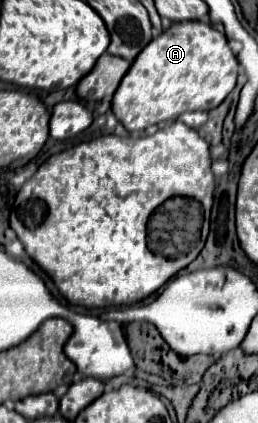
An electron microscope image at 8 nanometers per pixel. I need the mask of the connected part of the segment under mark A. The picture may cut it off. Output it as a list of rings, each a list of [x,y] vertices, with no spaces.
[[[174,22],[168,30],[164,30],[158,38],[154,38],[134,60],[134,64],[128,70],[128,76],[124,76],[122,86],[118,86],[118,92],[112,100],[112,112],[128,132],[134,130],[146,130],[148,126],[154,126],[162,120],[174,120],[180,114],[188,110],[212,110],[216,108],[236,86],[238,76],[238,60],[232,54],[226,36],[204,22]]]

